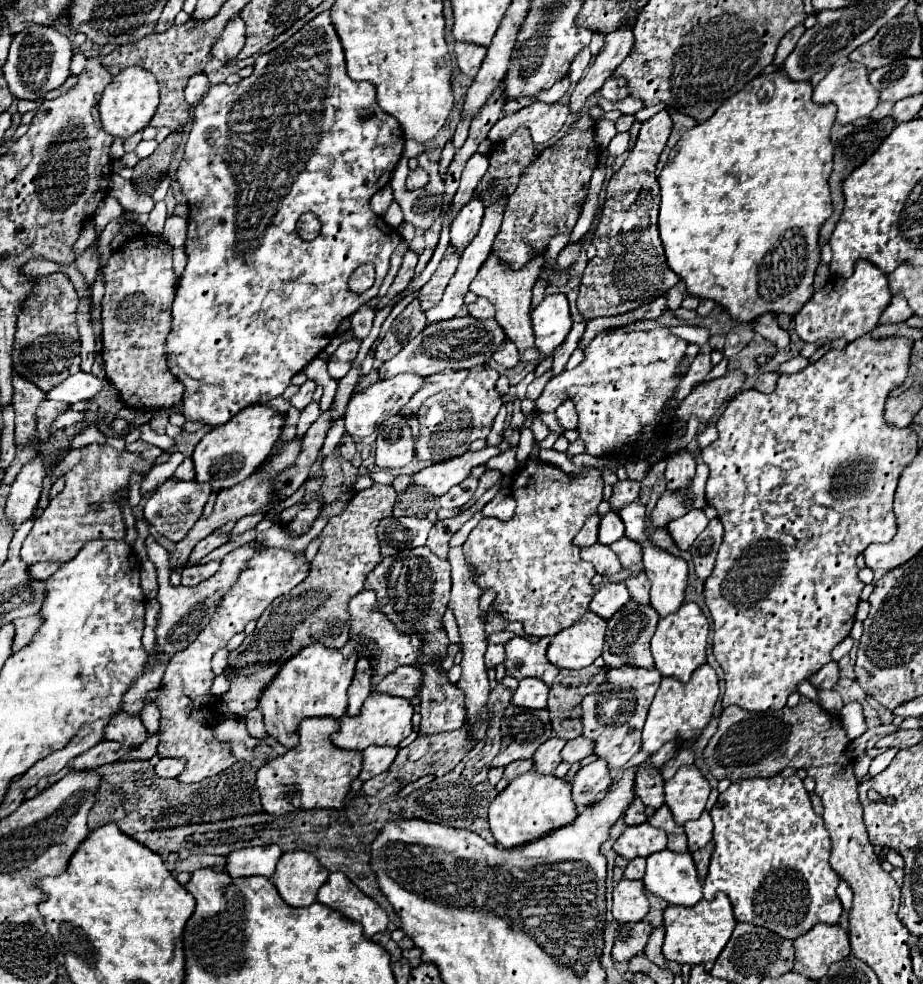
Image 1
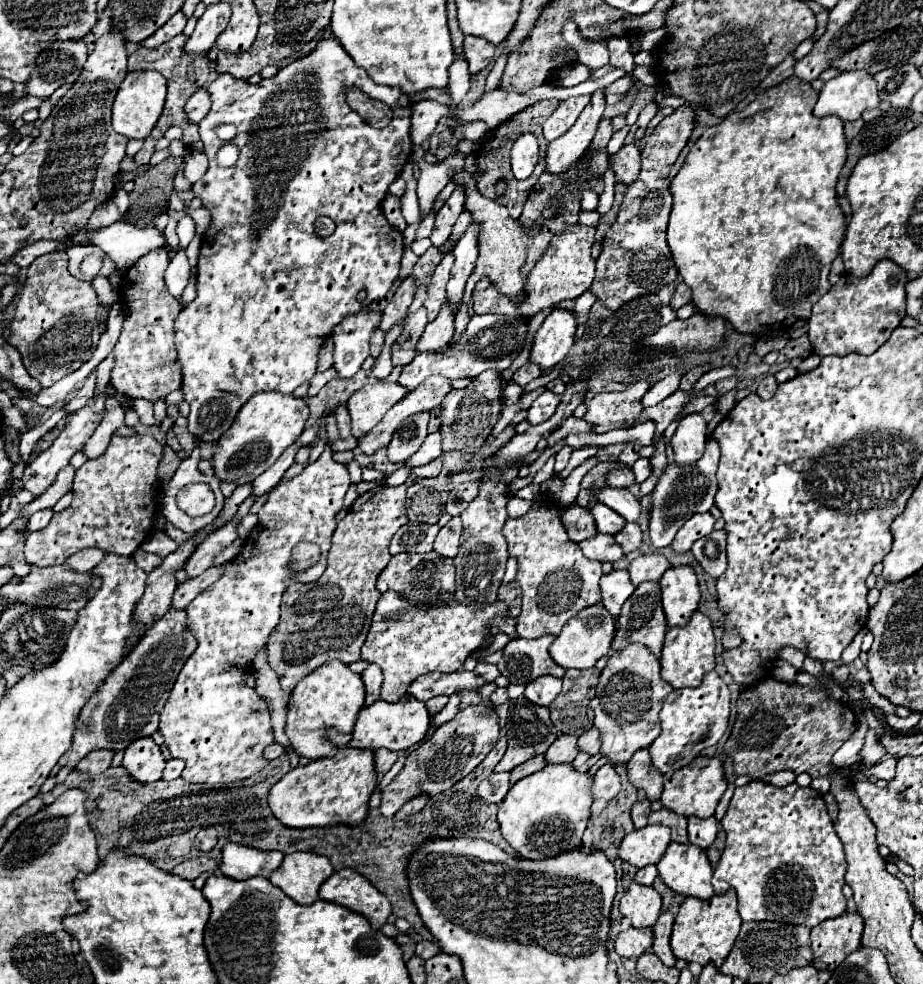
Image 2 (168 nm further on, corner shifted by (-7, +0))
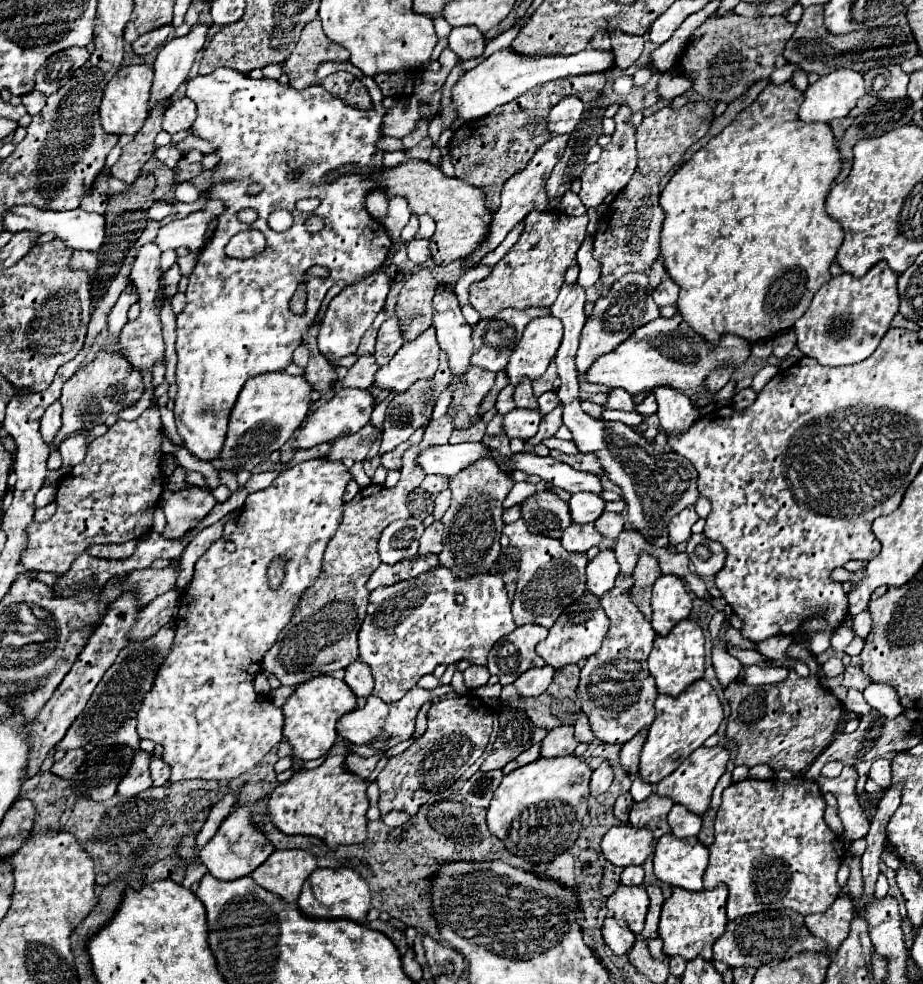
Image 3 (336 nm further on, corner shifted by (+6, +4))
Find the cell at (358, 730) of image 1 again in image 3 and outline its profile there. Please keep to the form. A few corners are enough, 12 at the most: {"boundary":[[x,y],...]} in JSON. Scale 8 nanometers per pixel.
{"boundary":[[415,686],[391,704],[369,696],[339,718],[337,734],[353,746],[383,750],[415,732],[425,702],[451,691]]}

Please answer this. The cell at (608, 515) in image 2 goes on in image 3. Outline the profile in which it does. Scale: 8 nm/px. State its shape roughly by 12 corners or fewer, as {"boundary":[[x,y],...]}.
{"boundary":[[597,494],[571,496],[569,510],[577,524],[595,522],[605,510]]}

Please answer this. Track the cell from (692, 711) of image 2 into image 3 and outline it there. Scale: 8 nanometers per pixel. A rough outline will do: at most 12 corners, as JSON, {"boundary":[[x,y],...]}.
{"boundary":[[703,678],[659,694],[641,750],[641,780],[655,784],[723,720]]}

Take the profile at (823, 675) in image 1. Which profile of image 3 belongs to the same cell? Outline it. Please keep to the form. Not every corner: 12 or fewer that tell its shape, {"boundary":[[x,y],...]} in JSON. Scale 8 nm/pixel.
{"boundary":[[839,656],[831,658],[821,666],[827,678],[839,676],[845,670]]}

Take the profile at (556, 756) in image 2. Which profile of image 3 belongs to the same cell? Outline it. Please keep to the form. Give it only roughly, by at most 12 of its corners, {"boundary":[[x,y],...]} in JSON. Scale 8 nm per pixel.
{"boundary":[[573,726],[553,728],[541,742],[543,758],[567,756],[579,742]]}

